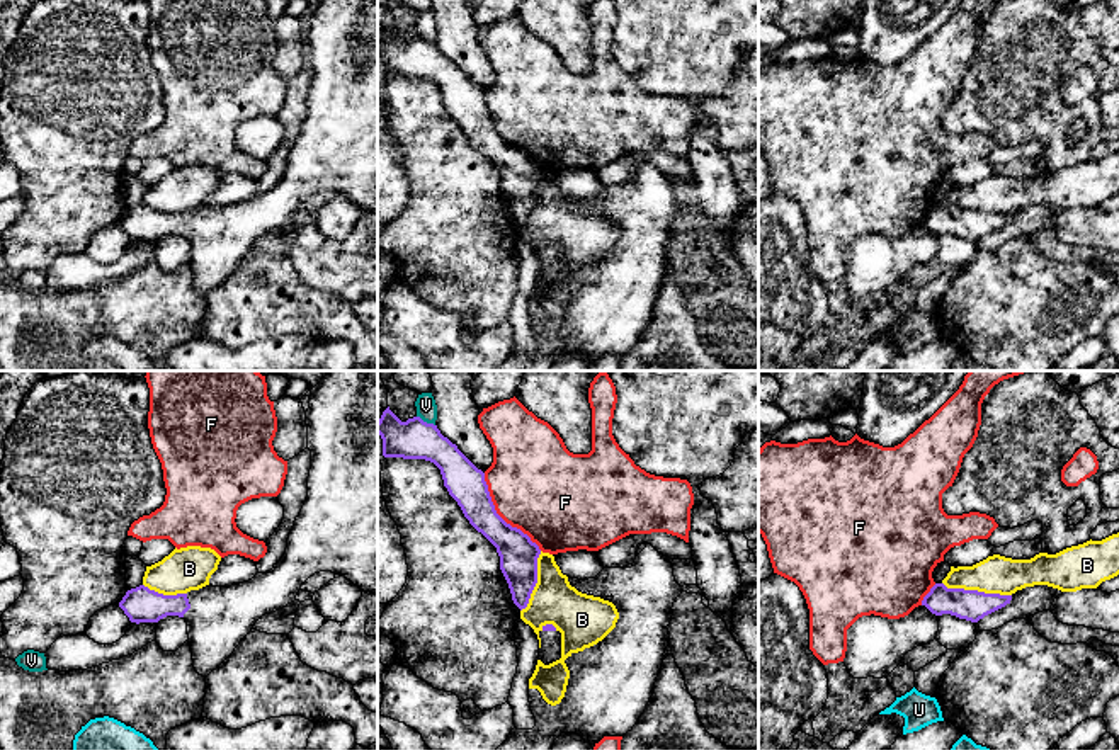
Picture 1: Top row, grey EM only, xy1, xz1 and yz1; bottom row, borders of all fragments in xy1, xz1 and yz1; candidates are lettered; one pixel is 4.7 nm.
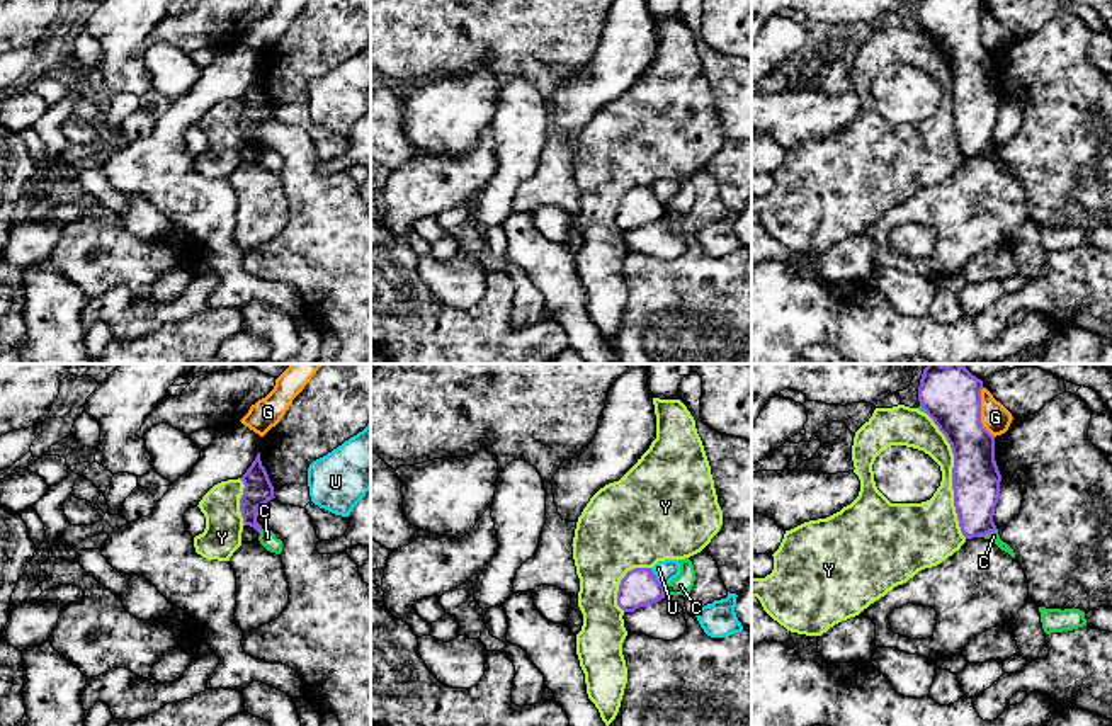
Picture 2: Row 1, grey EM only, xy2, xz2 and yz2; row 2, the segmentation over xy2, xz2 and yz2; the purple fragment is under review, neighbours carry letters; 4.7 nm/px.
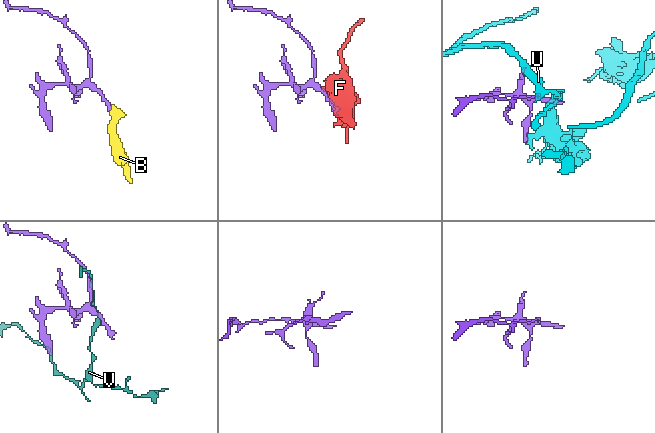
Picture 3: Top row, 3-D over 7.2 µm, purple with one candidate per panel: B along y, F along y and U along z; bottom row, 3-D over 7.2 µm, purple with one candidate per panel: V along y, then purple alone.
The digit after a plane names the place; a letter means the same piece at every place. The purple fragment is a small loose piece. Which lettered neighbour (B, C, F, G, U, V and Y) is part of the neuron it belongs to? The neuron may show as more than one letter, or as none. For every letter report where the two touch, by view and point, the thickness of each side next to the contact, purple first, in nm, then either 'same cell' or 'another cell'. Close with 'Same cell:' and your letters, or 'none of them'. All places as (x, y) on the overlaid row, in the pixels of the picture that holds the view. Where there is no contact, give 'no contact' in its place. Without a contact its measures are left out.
B: yz1 (976, 590) | 140/180 nm | another cell
C: yz2 (987, 533) | 220/50 nm | another cell
F: xz1 (499, 516) | 180/440 nm | another cell
G: yz2 (980, 414) | 280/140 nm | another cell
U: xz2 (655, 577) | 180/100 nm | another cell
V: xz1 (426, 422) | 190/100 nm | another cell
Y: yz2 (953, 476) | 220/240 nm | another cell
Same cell: none of them

